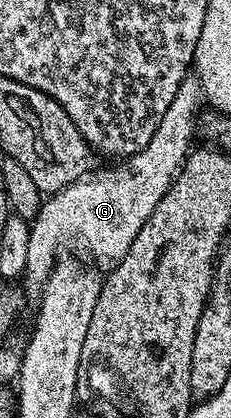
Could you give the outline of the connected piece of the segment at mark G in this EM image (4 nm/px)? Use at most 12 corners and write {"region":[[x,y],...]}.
{"region":[[186,76],[141,153],[42,202],[24,282],[44,288],[59,249],[108,265],[185,162],[204,101]]}

